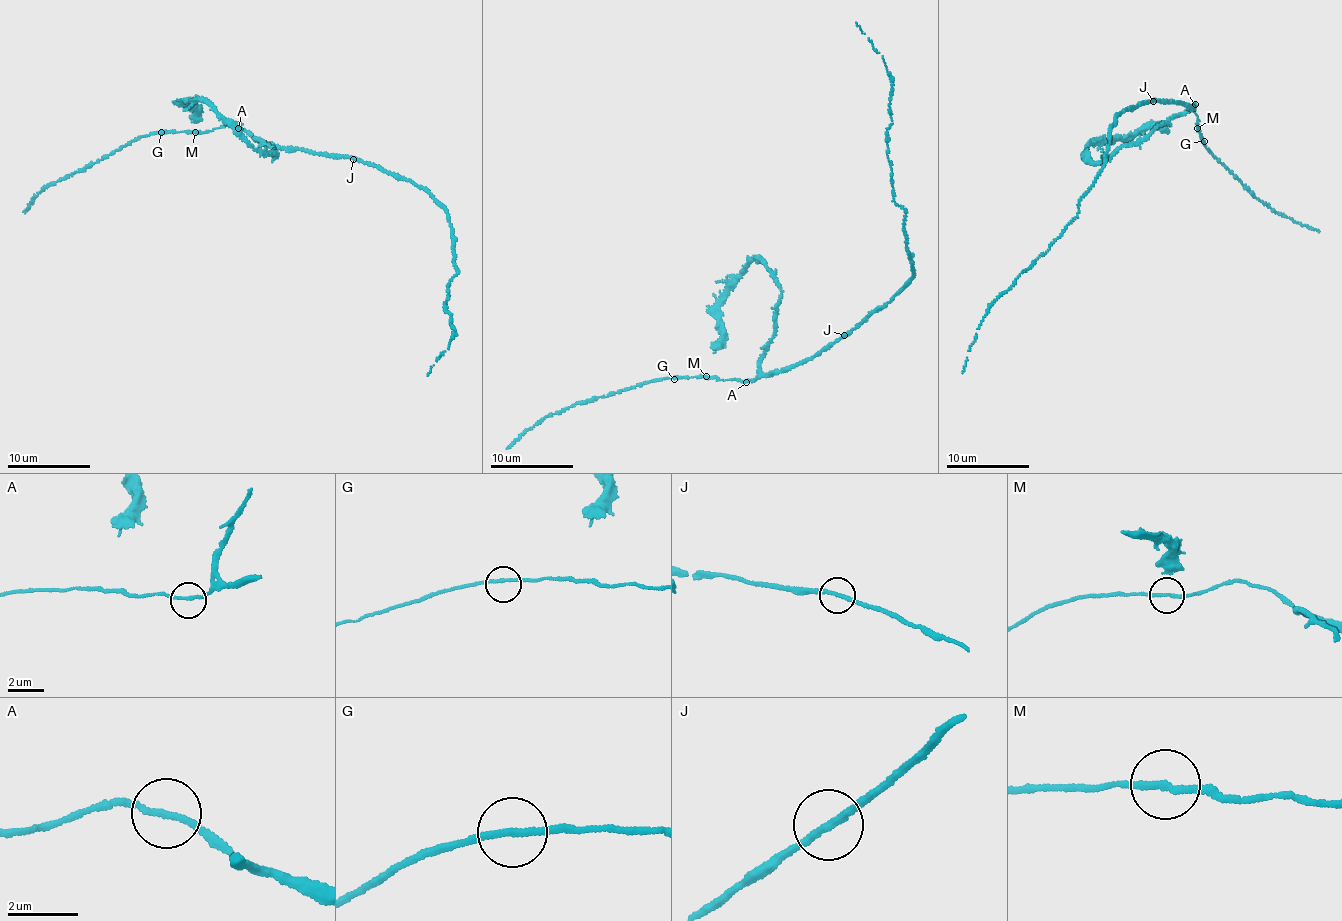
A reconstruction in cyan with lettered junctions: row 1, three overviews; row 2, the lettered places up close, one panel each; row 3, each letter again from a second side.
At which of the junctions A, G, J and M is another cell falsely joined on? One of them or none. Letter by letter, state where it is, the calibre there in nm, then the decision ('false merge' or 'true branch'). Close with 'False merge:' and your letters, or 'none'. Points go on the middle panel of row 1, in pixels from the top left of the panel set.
A: place (746, 382); calibre 170 nm; true branch
G: place (674, 379); calibre 170 nm; true branch
J: place (844, 335); calibre 200 nm; true branch
M: place (706, 376); calibre 180 nm; true branch
False merge: none

